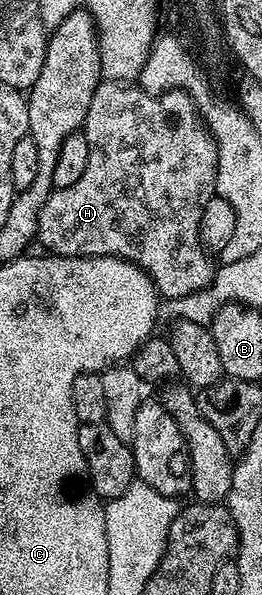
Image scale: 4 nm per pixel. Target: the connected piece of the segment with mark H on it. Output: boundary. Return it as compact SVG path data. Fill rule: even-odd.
M101 79L100 85L94 90L94 98L90 98L90 110L86 110L82 131L90 146L90 158L86 158L86 171L82 173L82 178L78 178L78 182L74 182L74 186L55 189L46 198L42 214L38 214L36 231L36 240L44 247L41 249L54 256L117 256L129 260L132 264L137 264L152 279L157 293L165 301L177 300L186 294L194 294L207 288L216 275L217 265L212 264L213 257L200 241L200 223L202 210L206 210L206 202L210 202L212 197L217 195L218 150L216 138L209 132L209 125L205 117L201 116L191 94L186 91L173 91L162 93L160 96L151 96L131 83Z

